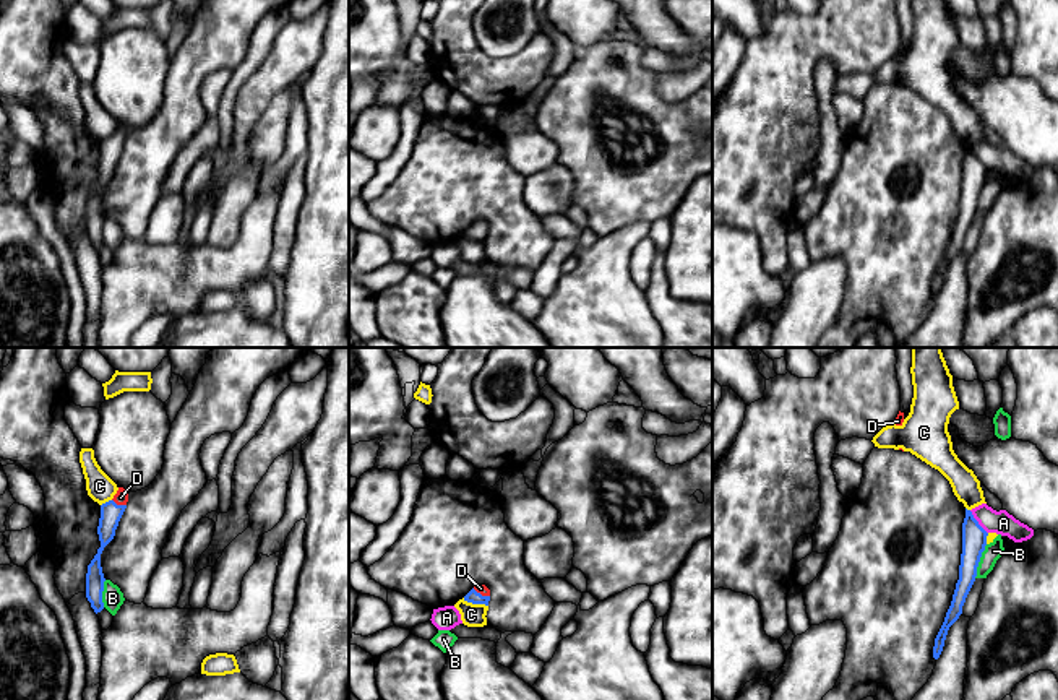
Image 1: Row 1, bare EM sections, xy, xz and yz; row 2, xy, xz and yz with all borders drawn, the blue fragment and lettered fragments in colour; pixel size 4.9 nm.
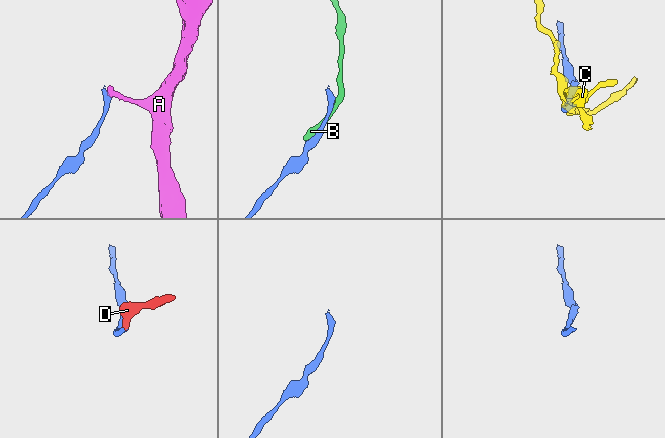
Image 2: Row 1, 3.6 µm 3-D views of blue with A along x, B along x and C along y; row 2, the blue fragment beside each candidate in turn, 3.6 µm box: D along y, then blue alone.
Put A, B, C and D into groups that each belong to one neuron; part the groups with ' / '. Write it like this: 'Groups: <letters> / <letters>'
Groups: A / B / C / D

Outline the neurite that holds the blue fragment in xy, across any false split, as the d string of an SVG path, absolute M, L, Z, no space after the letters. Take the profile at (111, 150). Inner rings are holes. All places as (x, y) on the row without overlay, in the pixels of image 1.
M118 123L114 135L101 141L101 154L97 162L101 184L88 201L86 210L86 234L96 250L104 245L102 227L105 214L101 203L101 190L104 184L114 175L118 158L127 145L127 138L128 128L123 123Z

